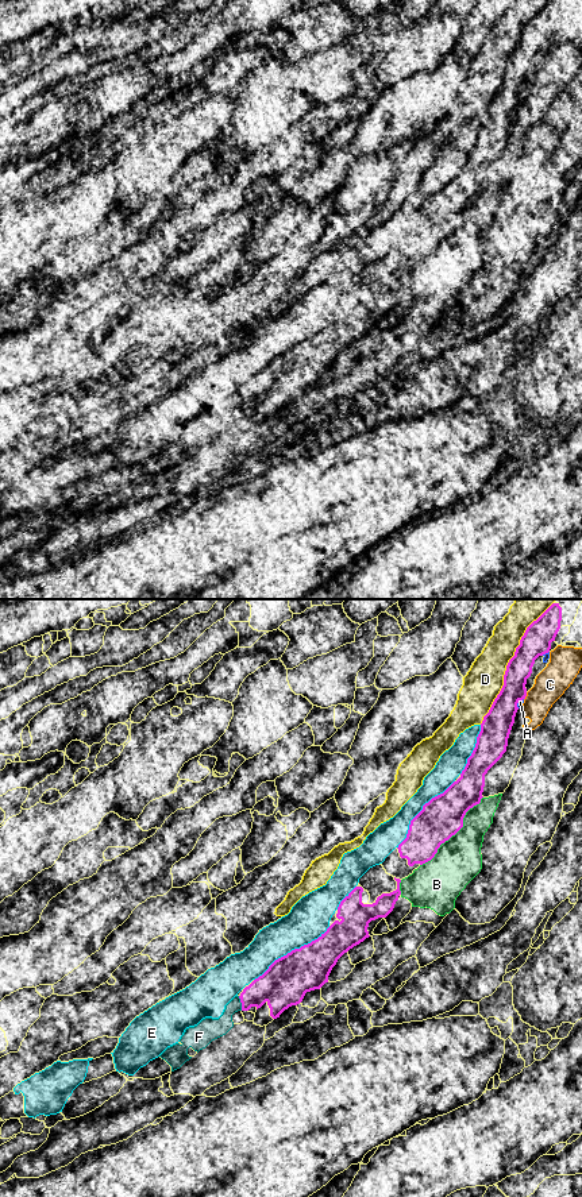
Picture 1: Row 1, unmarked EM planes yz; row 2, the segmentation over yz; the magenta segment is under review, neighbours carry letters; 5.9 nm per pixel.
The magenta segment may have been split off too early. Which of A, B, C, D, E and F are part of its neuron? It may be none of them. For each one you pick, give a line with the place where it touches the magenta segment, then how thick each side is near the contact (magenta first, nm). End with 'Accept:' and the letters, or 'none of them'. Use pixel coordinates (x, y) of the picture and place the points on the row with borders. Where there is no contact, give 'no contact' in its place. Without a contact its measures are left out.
Accept: none of them

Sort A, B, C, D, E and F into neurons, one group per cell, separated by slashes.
A / B C / D / E / F

